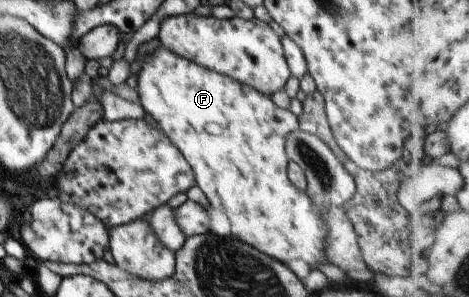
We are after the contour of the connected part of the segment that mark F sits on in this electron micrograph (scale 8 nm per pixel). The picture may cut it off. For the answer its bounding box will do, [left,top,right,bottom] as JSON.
[136,44,330,269]

